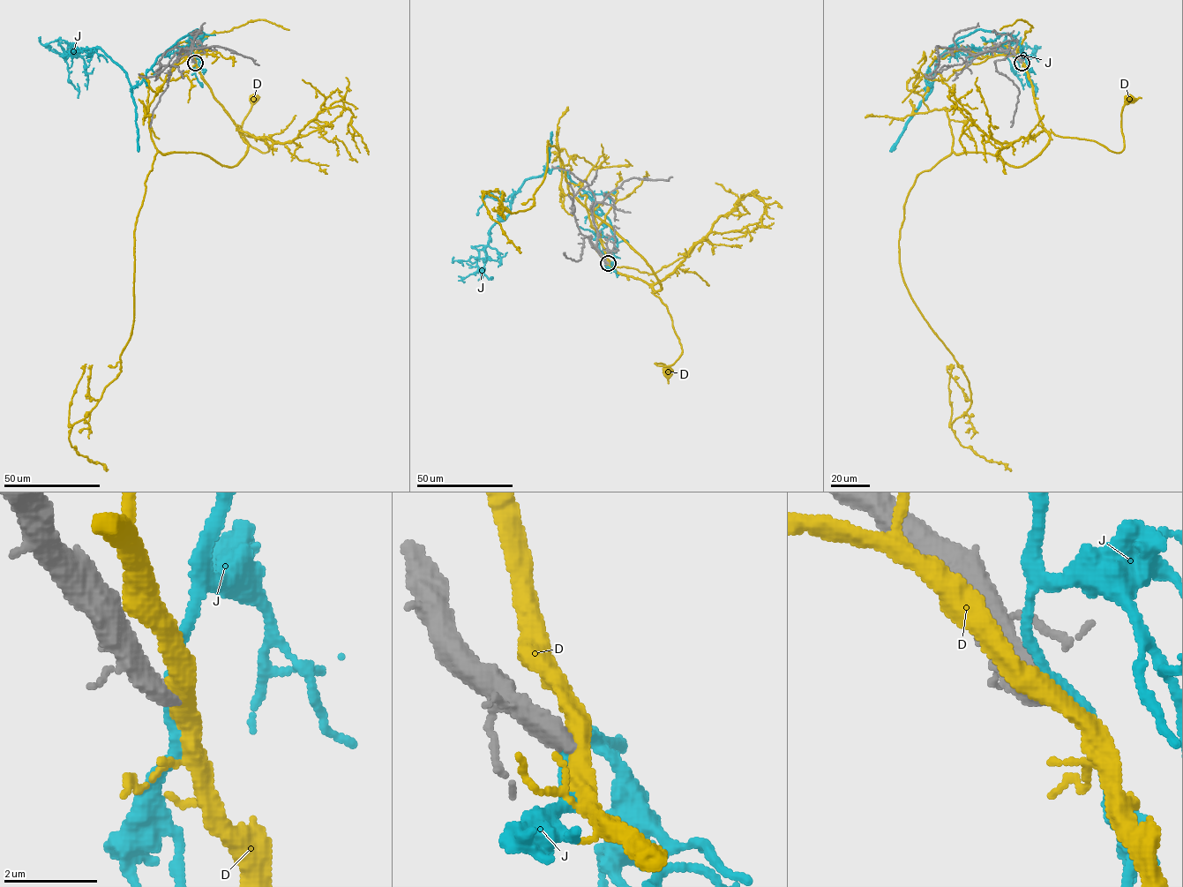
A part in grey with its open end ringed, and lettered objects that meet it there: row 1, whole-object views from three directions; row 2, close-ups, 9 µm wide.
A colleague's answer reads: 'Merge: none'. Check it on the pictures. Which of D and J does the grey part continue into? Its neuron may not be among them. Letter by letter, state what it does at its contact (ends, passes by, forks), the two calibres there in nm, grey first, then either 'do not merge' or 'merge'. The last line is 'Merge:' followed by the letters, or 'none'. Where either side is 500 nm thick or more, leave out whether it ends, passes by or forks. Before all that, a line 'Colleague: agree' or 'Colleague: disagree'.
Colleague: agree
D: calibres 500 and 440 nm; do not merge
J: calibres 500 and 240 nm; do not merge
Merge: none

